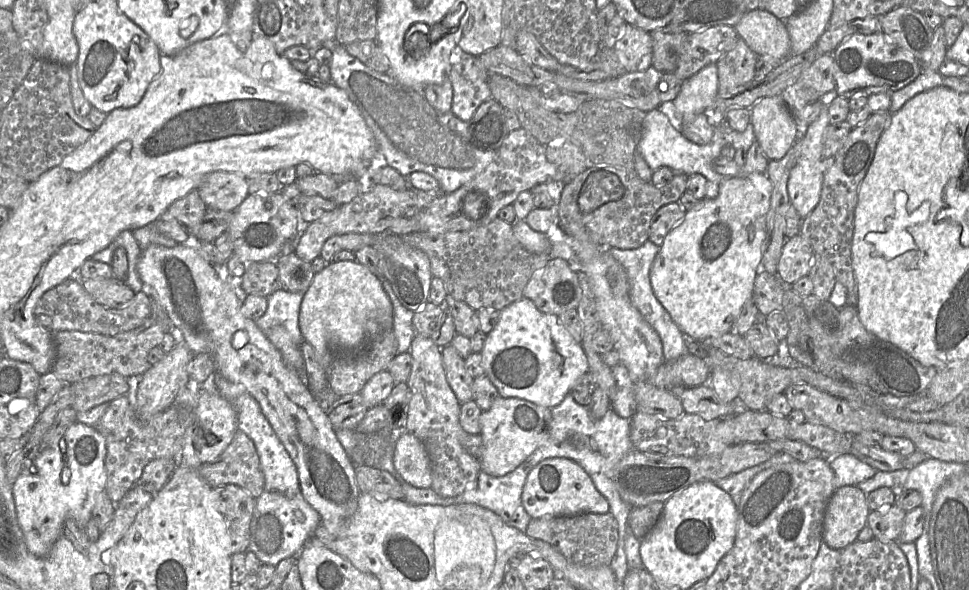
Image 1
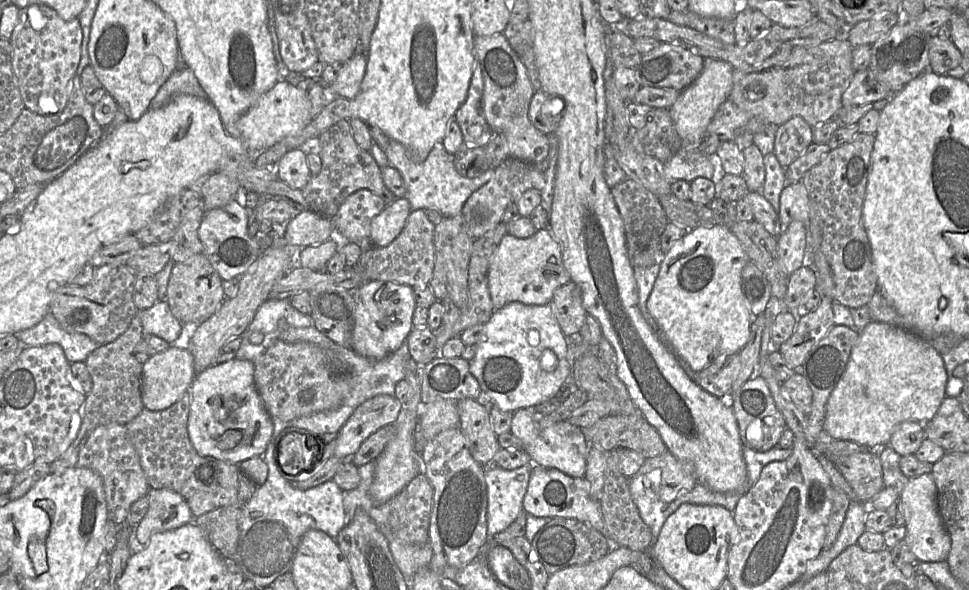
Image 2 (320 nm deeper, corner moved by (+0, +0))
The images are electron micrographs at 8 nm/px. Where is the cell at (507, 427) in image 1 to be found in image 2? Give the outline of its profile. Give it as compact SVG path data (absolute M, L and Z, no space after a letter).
M531 409L517 410L512 416L510 433L521 440L523 451L530 456L532 463L558 469L572 477L585 477L589 443L581 428L563 420L542 429L537 417L545 415L534 415Z

